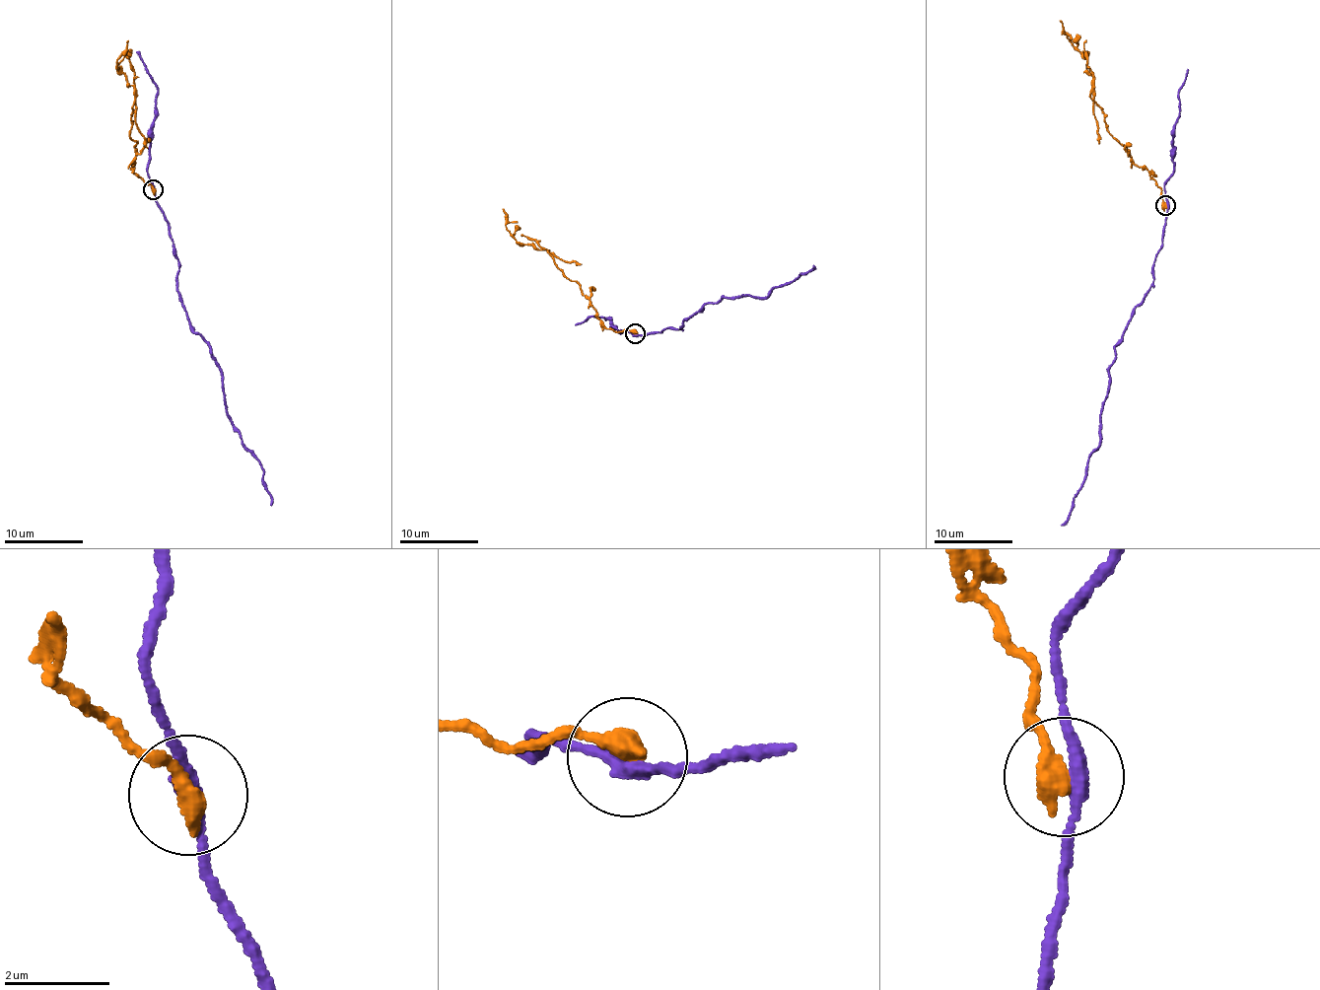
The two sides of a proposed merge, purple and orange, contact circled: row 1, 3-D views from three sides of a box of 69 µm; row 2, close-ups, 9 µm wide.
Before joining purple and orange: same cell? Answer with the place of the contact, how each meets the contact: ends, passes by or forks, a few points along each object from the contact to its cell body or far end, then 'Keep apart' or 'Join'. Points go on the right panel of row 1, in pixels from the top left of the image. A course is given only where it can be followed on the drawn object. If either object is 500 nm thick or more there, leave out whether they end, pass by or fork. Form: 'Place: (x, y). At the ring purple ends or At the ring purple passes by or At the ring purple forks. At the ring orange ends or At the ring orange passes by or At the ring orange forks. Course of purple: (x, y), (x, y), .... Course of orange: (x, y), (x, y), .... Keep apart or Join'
Place: (1165, 205). At the ring purple passes by. At the ring orange ends. Course of purple: (1166, 205), (1152, 283), (1117, 342), (1100, 416), (1101, 436), (1069, 518), (1060, 526). Course of orange: (1166, 205), (1151, 175), (1107, 130), (1094, 100), (1094, 81), (1087, 71), (1085, 55), (1068, 37), (1060, 20). Keep apart

